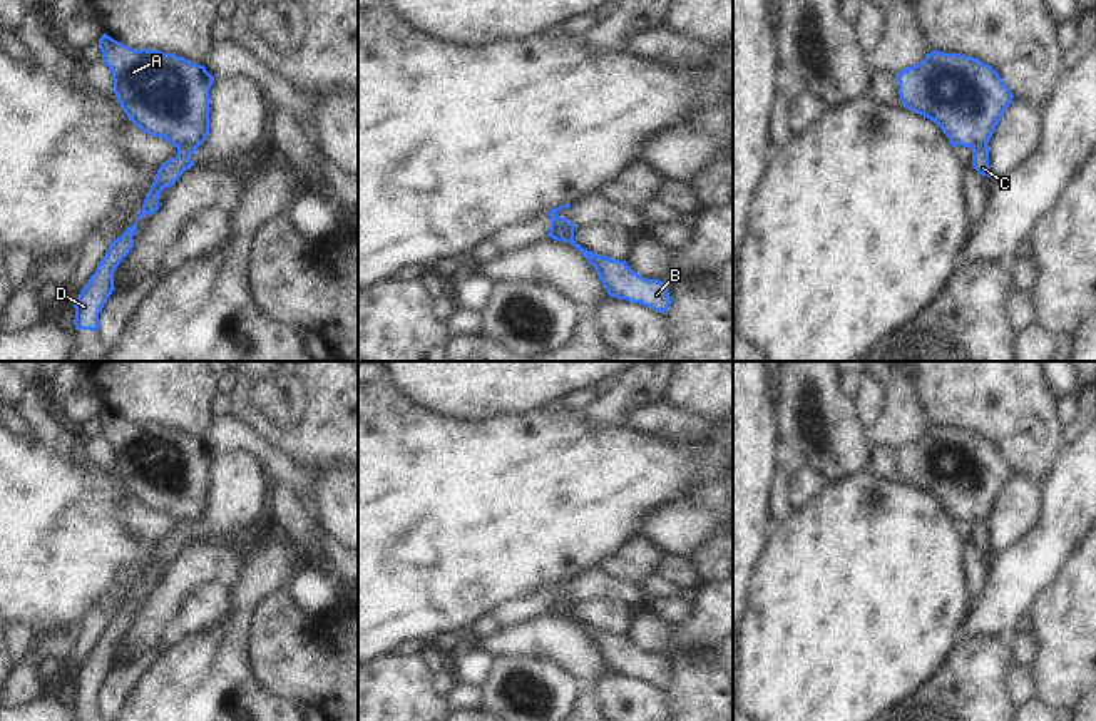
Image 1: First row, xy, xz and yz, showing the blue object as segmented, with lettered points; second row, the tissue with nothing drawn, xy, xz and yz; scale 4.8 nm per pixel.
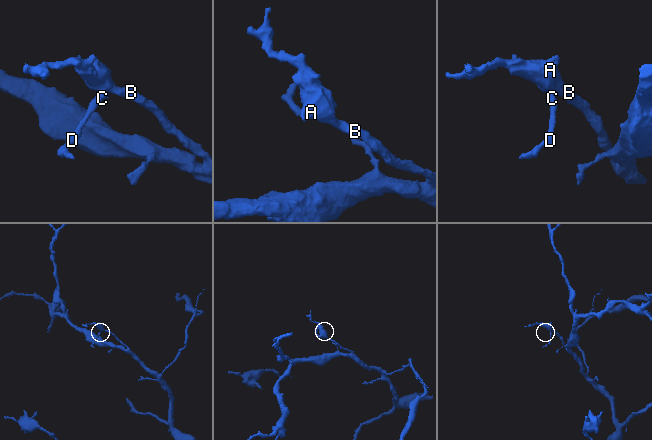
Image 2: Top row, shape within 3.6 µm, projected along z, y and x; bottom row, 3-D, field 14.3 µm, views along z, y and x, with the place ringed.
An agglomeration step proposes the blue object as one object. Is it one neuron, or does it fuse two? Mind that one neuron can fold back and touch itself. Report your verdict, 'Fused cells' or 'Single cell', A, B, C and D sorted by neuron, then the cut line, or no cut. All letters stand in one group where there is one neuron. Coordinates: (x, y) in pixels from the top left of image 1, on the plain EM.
Fused cells. Groups: A B / C D. Split along xy (178, 521), (194, 524)

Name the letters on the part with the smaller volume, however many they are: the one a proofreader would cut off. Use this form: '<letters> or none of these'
C, D

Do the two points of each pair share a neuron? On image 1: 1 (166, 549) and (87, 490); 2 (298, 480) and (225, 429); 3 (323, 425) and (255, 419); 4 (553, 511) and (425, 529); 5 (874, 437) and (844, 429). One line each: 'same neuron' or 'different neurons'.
1: different neurons
2: same neuron
3: same neuron
4: same neuron
5: different neurons

